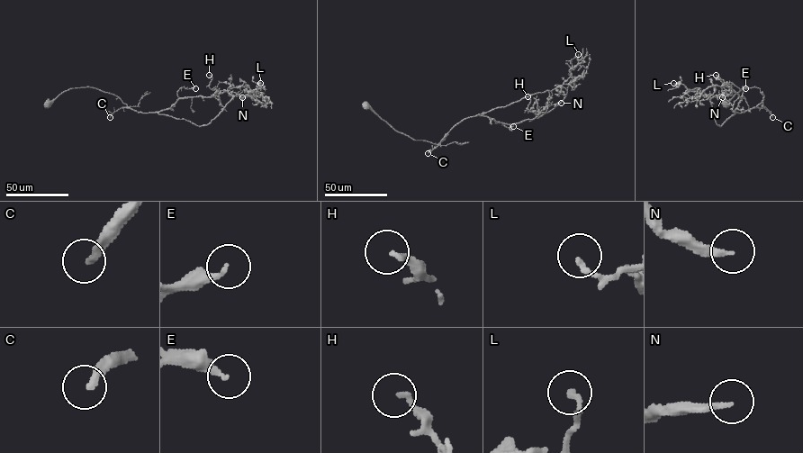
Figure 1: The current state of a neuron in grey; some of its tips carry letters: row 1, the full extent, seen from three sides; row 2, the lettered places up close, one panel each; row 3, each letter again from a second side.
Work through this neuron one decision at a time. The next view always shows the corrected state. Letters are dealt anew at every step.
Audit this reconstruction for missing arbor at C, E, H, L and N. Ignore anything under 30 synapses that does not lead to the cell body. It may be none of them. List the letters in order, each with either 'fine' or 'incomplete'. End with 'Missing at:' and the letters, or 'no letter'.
C: incomplete
E: fine
H: fine
L: fine
N: incomplete
Missing at: C, N

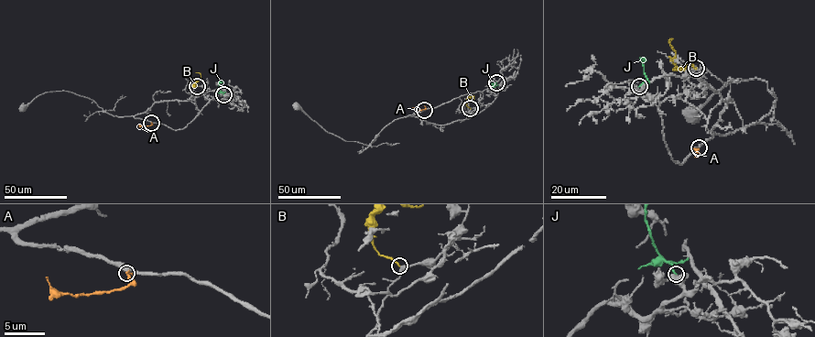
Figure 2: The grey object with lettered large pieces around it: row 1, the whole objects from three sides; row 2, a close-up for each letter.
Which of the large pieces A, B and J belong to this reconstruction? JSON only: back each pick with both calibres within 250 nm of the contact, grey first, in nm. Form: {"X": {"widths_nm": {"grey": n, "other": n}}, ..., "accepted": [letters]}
{"B": {"widths_nm": {"grey": 320, "other": 190}}, "J": {"widths_nm": {"grey": 500, "other": 200}}, "accepted": ["B", "J"]}

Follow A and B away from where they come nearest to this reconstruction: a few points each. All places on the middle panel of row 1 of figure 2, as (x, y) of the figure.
A: (424, 110), (412, 108)
B: (470, 108), (466, 100), (473, 96), (469, 97)

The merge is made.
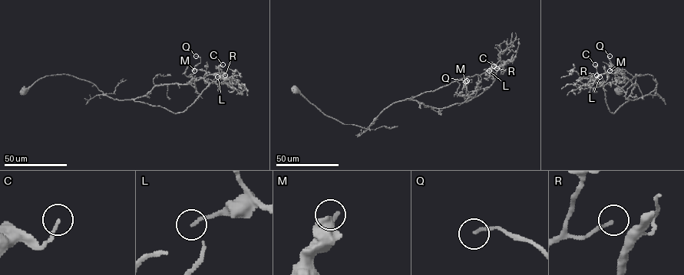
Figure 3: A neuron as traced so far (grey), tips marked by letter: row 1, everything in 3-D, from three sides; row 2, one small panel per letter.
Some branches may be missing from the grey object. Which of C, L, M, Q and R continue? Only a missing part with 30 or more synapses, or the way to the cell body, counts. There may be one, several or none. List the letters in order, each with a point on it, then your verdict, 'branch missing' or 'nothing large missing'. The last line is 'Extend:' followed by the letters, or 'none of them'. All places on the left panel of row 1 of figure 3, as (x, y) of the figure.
C: place (223, 64); nothing large missing
L: place (217, 76); nothing large missing
M: place (194, 70); nothing large missing
Q: place (196, 56); nothing large missing
R: place (225, 75); nothing large missing
Extend: none of them

